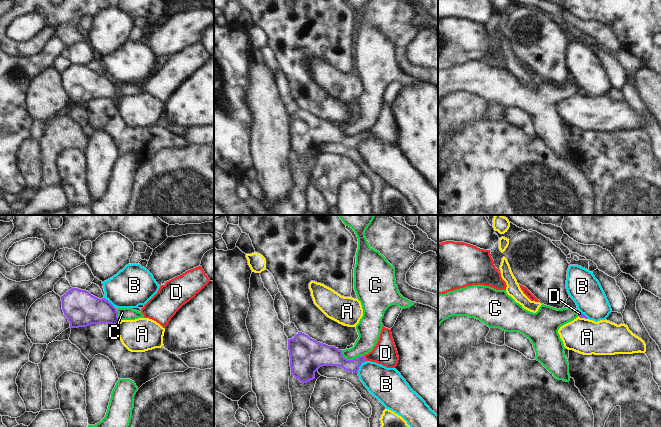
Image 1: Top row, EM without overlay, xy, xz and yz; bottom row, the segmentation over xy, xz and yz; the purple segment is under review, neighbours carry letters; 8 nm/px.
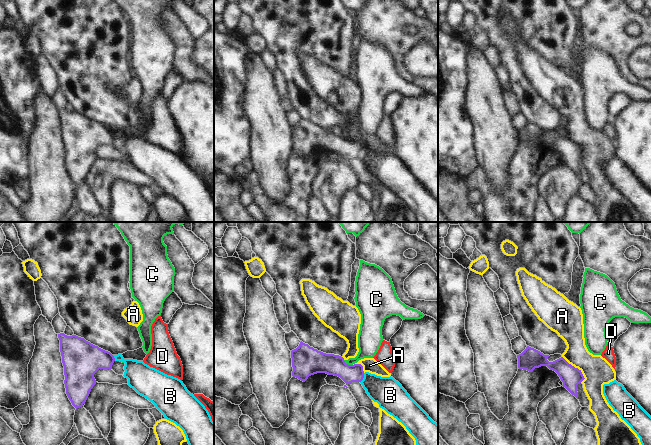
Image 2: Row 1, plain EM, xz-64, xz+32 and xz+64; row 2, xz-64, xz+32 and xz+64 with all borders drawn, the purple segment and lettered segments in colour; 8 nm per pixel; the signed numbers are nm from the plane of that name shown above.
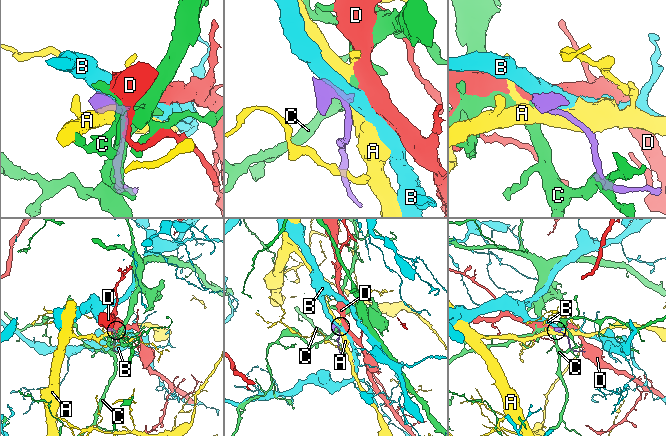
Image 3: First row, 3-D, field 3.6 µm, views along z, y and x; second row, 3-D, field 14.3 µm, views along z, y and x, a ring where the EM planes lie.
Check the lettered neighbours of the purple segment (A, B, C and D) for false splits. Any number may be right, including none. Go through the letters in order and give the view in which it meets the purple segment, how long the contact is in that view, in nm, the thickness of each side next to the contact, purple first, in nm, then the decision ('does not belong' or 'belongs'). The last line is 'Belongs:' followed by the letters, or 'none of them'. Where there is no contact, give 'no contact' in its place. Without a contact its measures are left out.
A: contact in xy; length 60 nm; calibres 220 and 260 nm; does not belong
B: contact in xz; length 120 nm; calibres 160 and 260 nm; does not belong
C: contact in xz; length 190 nm; calibres 180 and 160 nm; does not belong
D: contact in xz; length 50 nm; calibres 150 and 190 nm; belongs
Belongs: D

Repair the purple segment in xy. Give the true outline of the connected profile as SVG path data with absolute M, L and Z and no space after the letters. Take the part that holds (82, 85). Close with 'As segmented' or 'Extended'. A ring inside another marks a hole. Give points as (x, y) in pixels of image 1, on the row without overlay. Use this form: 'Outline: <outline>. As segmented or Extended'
Outline: M71 64L61 72L61 77L70 104L100 99L116 102L120 98L116 84L108 76L99 75L86 66Z. As segmented

